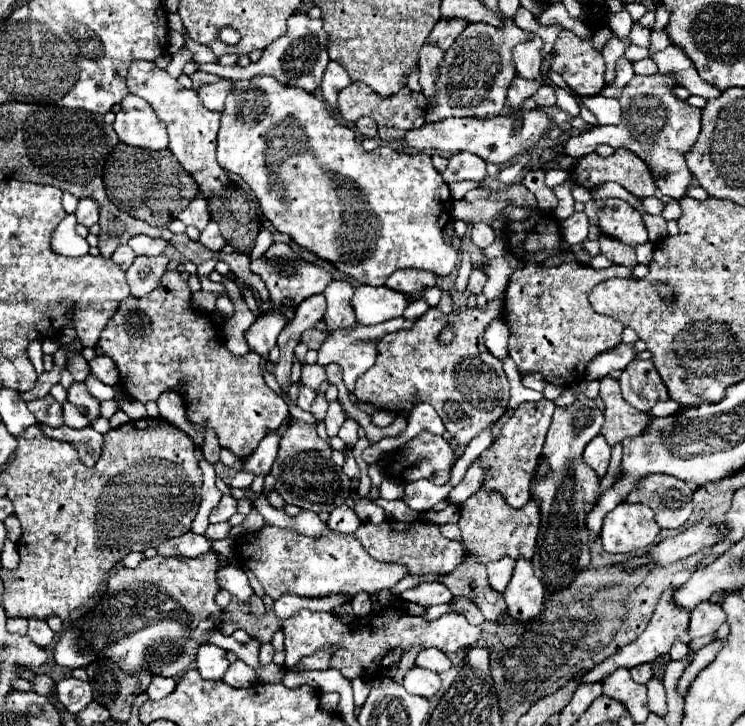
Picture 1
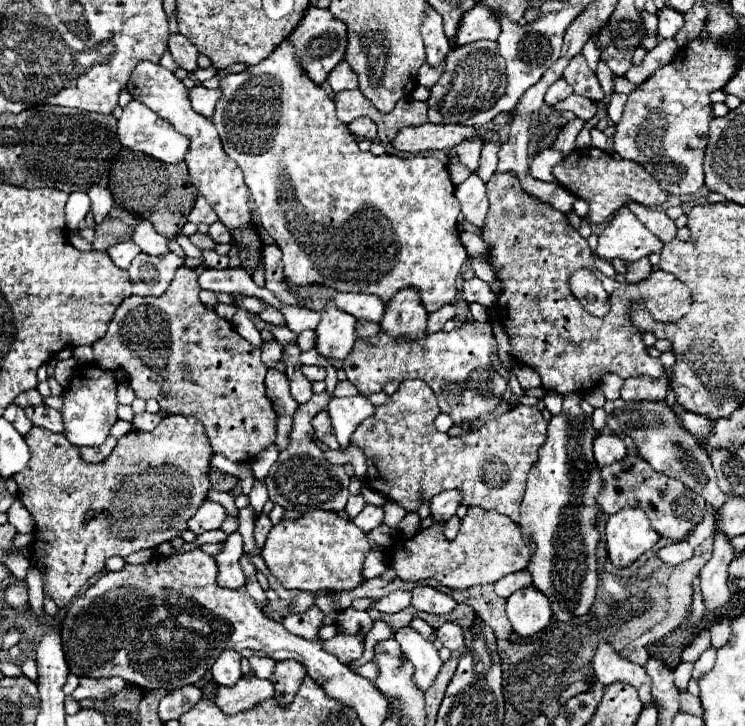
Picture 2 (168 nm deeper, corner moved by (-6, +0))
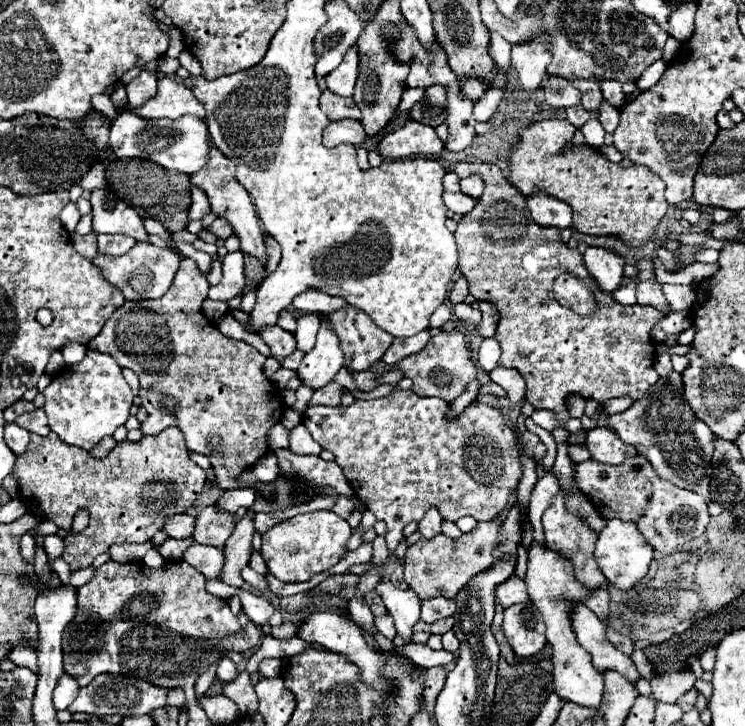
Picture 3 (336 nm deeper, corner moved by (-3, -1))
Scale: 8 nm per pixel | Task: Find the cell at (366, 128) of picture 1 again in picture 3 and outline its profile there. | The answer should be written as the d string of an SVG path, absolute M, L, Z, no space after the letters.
M341 119L341 121L331 121L325 127L323 133L323 145L325 147L335 147L341 143L351 143L351 145L361 145L365 141L365 131L363 125L355 119Z

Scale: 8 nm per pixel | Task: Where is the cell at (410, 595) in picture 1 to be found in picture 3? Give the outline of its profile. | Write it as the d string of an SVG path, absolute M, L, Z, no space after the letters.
M445 597L427 599L427 601L421 601L421 619L425 623L433 623L433 621L439 621L443 617L453 617L455 609L457 609L455 601L449 601Z

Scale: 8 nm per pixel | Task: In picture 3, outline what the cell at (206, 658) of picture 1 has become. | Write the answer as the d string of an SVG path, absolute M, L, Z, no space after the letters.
M223 657L221 661L219 661L219 667L217 667L217 679L221 681L221 683L231 683L235 677L237 677L237 665L231 661L231 659L227 659L227 657Z

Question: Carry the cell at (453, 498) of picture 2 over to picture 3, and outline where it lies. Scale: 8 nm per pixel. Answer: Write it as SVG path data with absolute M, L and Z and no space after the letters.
M429 509L425 513L425 517L419 521L419 533L425 539L433 539L435 535L441 533L441 523L443 523L443 519L441 519L439 511L437 509Z

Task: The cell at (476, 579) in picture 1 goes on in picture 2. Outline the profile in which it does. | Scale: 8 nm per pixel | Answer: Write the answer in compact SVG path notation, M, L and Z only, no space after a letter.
M492 584L472 586L472 588L466 588L466 590L452 590L452 588L444 586L440 590L450 594L458 604L472 606L480 614L484 624L488 624L498 638L510 636L512 628L510 628L510 620L506 616L506 600L496 596Z

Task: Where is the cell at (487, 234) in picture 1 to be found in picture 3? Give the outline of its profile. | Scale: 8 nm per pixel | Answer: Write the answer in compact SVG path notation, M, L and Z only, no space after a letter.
M445 191L443 193L443 201L445 205L453 211L453 213L459 213L459 215L467 215L473 207L475 207L475 199L463 195L463 193L451 193L451 191Z

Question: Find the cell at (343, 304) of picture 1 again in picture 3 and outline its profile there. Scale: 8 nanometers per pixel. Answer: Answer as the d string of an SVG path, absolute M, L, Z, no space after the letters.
M321 319L315 349L303 357L301 367L297 369L297 377L301 379L301 385L317 391L327 383L331 383L341 367L343 367L343 355L339 349L339 339L331 331L327 319Z

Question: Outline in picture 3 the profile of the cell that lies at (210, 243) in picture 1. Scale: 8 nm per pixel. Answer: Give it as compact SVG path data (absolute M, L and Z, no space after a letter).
M217 217L217 219L215 219L207 229L209 229L211 233L215 233L219 239L227 239L227 237L233 233L229 221L225 221L223 217Z

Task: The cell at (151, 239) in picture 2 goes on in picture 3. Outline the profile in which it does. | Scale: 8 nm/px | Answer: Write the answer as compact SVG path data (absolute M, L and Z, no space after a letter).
M109 187L95 189L89 201L95 233L123 233L131 235L137 241L147 241L143 219L135 213L133 207L129 207L115 193L111 193Z

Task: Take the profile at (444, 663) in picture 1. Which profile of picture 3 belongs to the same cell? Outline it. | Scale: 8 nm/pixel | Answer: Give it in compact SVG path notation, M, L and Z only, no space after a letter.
M405 645L403 647L403 655L409 657L415 665L419 667L437 667L437 665L447 665L453 661L453 653L445 651L445 649L431 649L429 645Z

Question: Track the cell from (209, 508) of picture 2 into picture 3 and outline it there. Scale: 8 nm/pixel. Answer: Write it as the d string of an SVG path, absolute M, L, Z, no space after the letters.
M181 513L177 517L169 517L169 521L165 521L163 525L163 531L173 539L185 539L193 535L193 525L195 525L195 517Z

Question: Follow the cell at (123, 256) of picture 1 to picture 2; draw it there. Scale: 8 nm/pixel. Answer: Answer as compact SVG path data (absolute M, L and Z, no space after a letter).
M128 240L128 242L118 242L112 248L108 248L108 254L118 268L128 270L128 264L136 258L136 254L140 254L140 248L132 240Z

